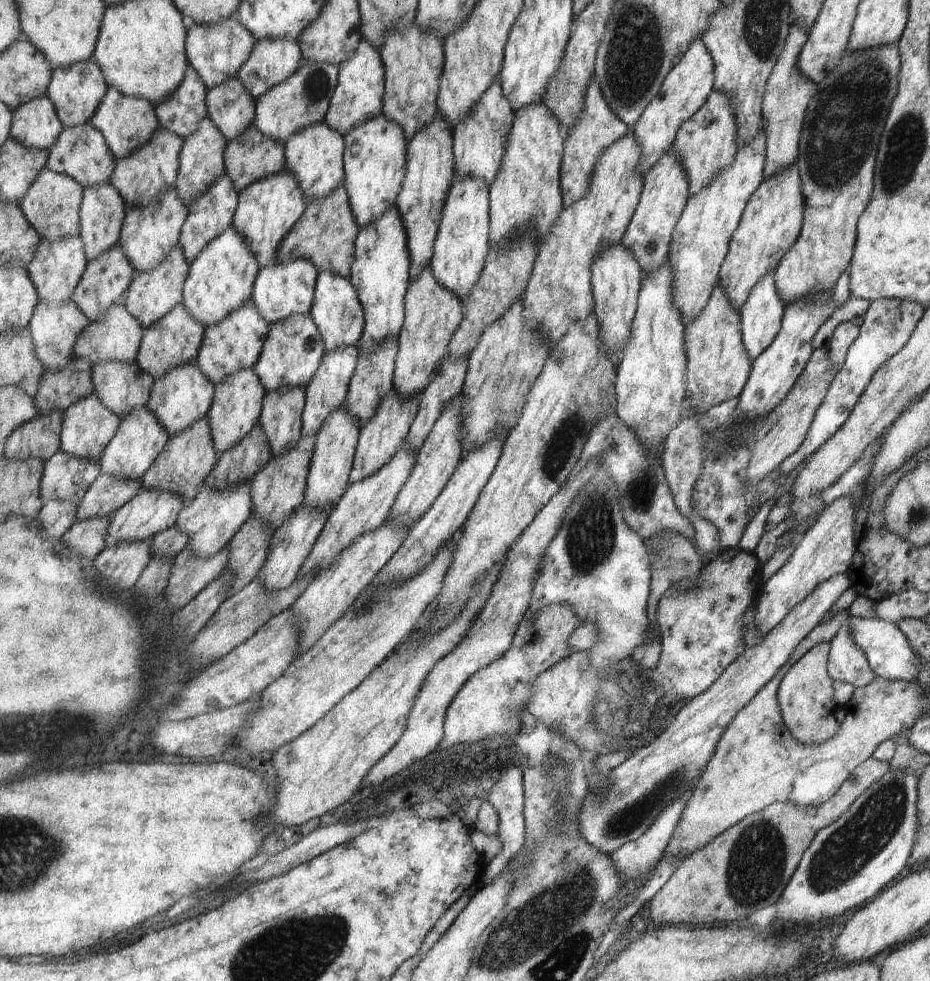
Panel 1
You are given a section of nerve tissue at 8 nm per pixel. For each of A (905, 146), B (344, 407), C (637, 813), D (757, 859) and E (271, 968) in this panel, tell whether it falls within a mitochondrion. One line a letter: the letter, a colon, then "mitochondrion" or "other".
A: mitochondrion
B: other
C: mitochondrion
D: mitochondrion
E: mitochondrion

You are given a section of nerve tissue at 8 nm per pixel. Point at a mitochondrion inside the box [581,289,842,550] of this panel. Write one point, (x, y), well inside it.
(643, 488)

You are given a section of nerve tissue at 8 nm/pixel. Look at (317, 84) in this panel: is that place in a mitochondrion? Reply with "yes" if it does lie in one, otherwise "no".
yes

